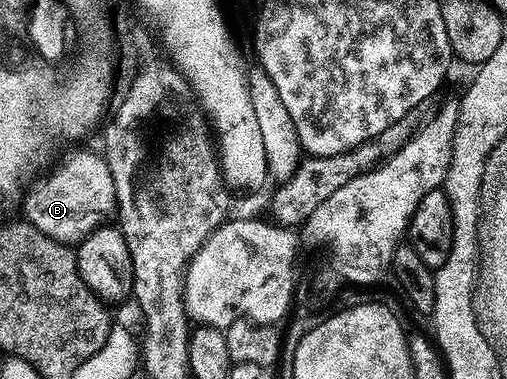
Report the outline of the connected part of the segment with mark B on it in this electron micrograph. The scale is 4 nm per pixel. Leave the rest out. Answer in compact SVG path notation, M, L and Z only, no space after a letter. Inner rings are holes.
M82 151L64 162L44 183L33 187L24 201L24 217L52 240L76 247L117 214L118 204L117 186L106 160L97 152Z

